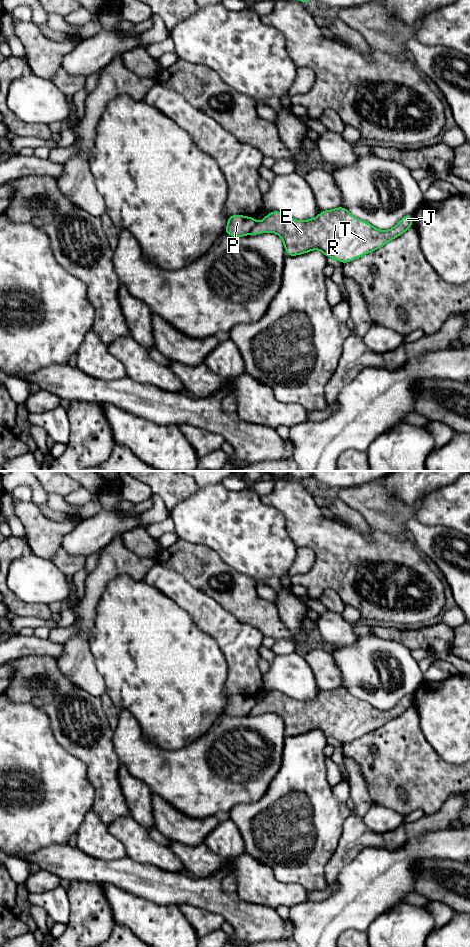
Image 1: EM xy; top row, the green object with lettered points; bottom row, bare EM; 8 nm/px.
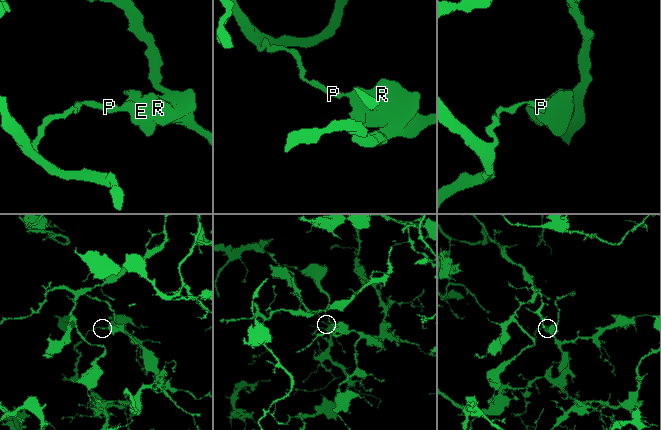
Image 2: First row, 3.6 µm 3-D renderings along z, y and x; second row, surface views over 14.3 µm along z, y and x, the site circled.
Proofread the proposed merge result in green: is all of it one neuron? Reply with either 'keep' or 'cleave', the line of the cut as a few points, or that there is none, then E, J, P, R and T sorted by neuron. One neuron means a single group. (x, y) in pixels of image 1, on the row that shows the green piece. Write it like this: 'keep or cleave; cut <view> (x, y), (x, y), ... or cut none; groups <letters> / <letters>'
cleave; cut xy (257, 223), (250, 232); groups E J R T / P

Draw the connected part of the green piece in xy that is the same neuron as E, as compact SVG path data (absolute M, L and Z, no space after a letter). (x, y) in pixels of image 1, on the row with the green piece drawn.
M341 206L333 210L321 211L316 218L304 221L295 220L279 211L272 211L253 227L251 234L258 235L265 232L278 234L283 240L288 257L318 249L327 258L332 257L341 263L348 263L381 248L403 234L412 225L413 216L405 215L395 227L390 230L381 231L370 223L354 217L347 209Z

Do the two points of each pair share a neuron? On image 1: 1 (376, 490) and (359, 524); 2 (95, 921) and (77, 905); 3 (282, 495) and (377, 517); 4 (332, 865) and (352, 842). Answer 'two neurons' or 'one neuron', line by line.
1: two neurons
2: one neuron
3: two neurons
4: one neuron

